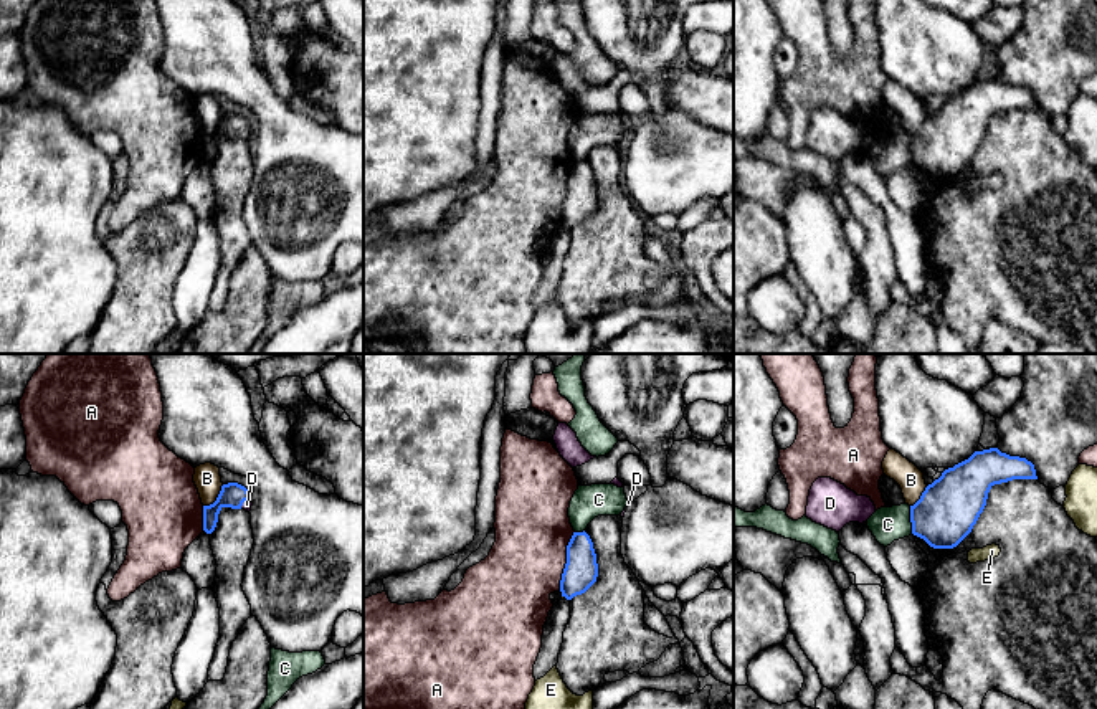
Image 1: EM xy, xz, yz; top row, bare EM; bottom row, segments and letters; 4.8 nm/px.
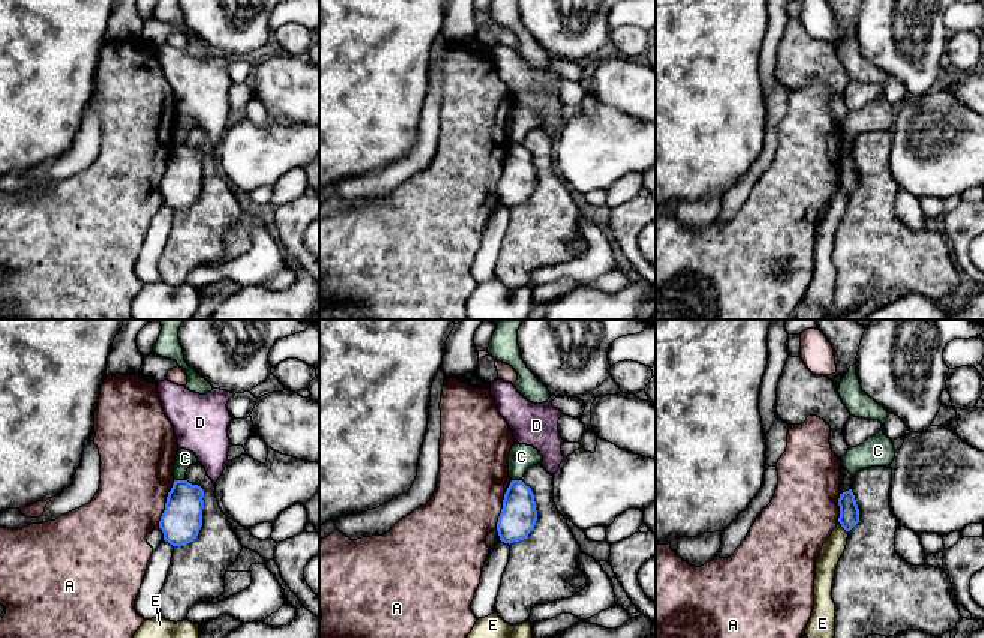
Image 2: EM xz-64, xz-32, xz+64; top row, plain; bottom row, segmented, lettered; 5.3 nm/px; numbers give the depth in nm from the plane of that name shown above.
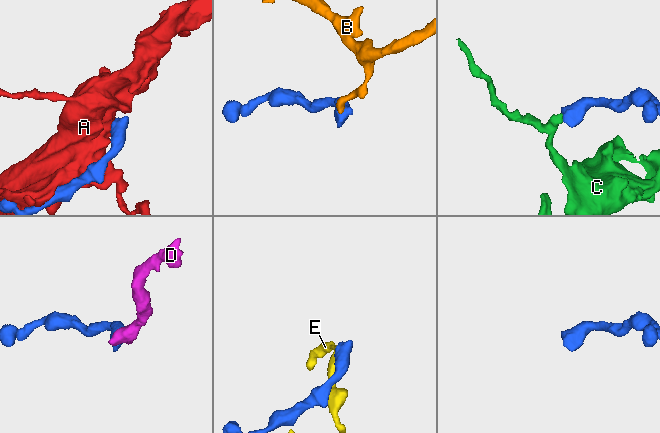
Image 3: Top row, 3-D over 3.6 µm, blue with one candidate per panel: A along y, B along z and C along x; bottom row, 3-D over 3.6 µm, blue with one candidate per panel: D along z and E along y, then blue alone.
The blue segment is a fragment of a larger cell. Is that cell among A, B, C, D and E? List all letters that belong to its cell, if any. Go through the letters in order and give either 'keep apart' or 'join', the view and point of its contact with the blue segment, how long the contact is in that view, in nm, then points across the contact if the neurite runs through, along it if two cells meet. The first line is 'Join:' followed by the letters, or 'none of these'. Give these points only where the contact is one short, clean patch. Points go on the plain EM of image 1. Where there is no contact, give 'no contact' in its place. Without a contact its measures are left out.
Join: D
A: keep apart | xz (567, 190) | 300 nm
B: keep apart | xy (217, 128) | 150 nm | along xy (223, 114), (218, 126), (204, 136)
C: keep apart | yz (911, 149) | 140 nm
D: join | xy (243, 131) | 80 nm | across xy (232, 124), (243, 131), (246, 134)
E: keep apart | xz (565, 227) | 40 nm | along xz (562, 225), (567, 228)

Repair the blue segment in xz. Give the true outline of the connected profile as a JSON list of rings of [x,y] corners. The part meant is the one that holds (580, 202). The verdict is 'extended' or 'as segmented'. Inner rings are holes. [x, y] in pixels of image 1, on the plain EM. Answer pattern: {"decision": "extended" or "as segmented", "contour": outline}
{"decision": "as segmented", "contour": [[[573,162],[567,175],[567,193],[560,210],[562,226],[572,230],[585,223],[598,207],[596,183],[590,165]]]}

